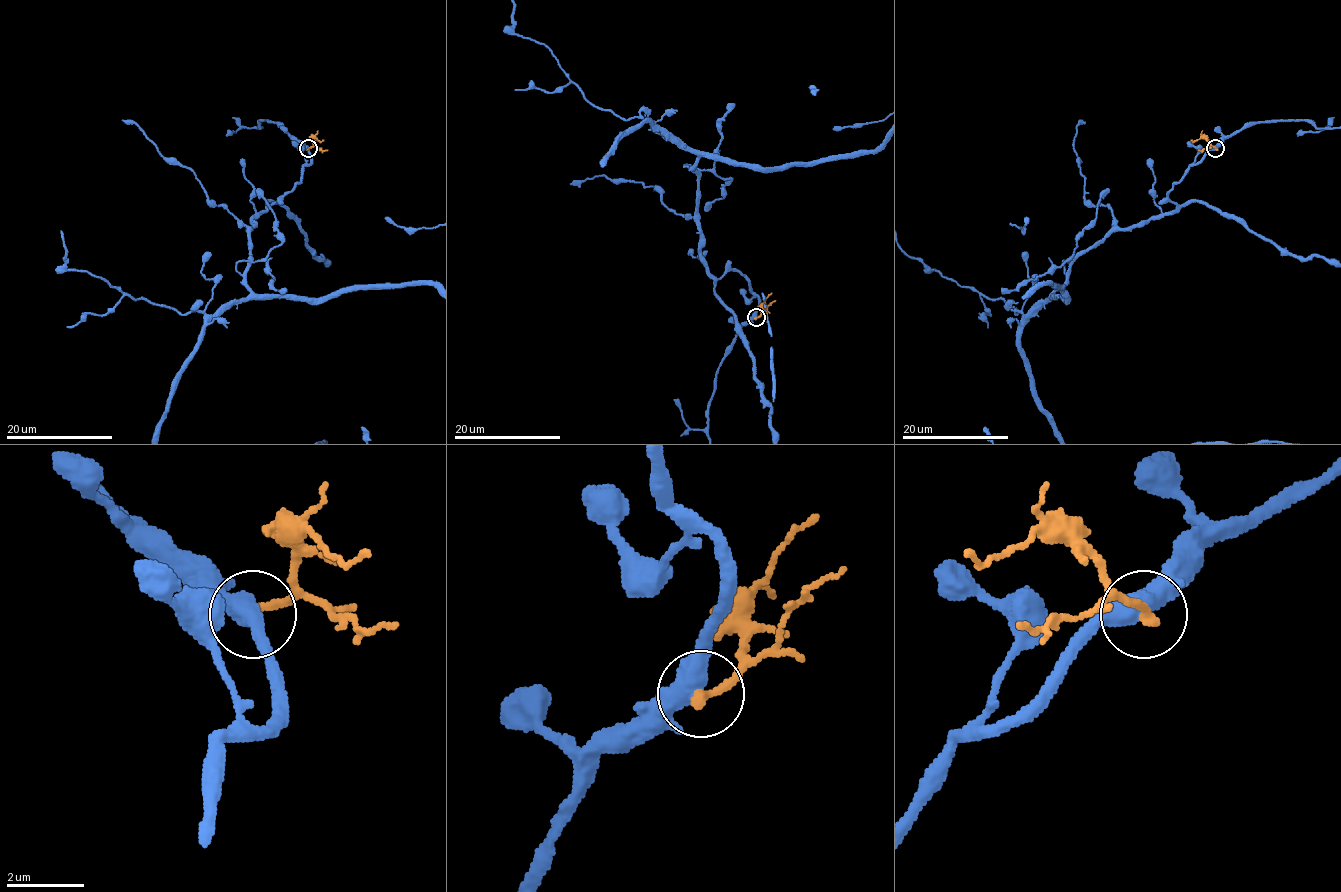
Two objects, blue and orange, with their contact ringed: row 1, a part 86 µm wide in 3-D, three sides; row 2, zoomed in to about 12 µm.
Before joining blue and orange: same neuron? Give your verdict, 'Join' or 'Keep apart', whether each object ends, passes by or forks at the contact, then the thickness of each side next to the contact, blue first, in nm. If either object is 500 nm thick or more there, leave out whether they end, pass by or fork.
Keep apart. Thickness 500 nm (blue) against 280 nm

